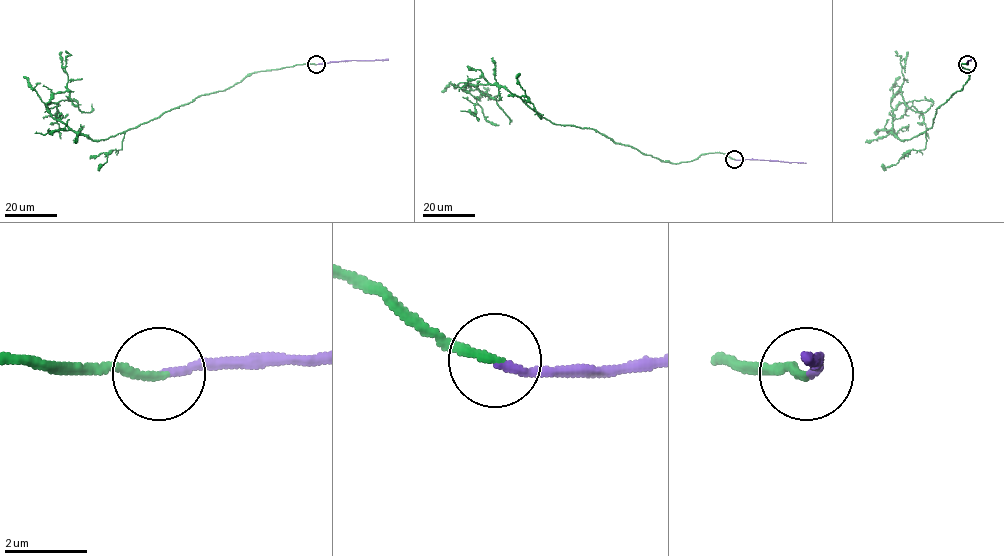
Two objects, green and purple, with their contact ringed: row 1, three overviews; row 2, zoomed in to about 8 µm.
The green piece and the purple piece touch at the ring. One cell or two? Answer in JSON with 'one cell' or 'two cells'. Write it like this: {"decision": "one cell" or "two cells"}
{"decision": "one cell"}

